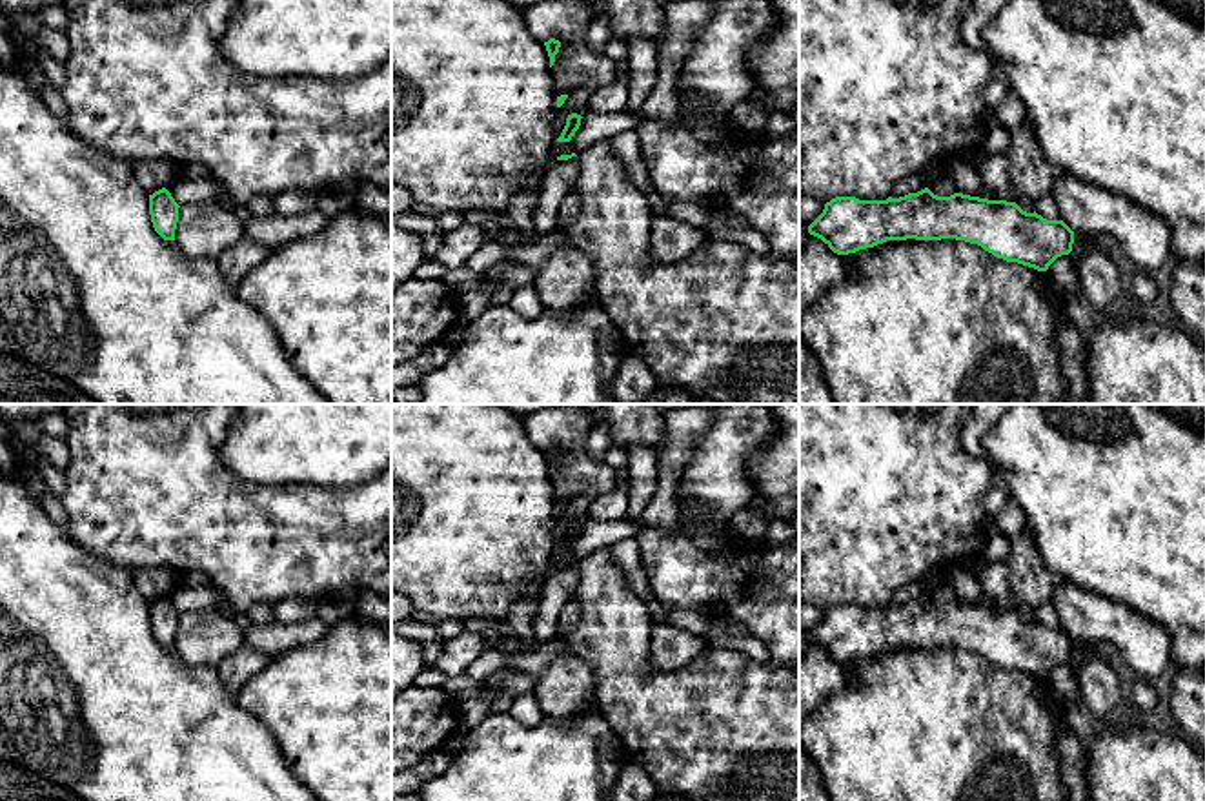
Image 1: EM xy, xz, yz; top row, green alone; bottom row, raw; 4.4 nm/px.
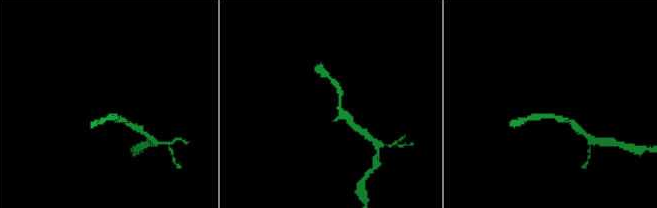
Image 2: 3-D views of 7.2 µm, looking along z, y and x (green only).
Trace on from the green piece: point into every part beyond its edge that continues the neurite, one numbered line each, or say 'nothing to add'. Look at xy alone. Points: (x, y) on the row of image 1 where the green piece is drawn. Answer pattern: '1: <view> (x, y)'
nothing to add

